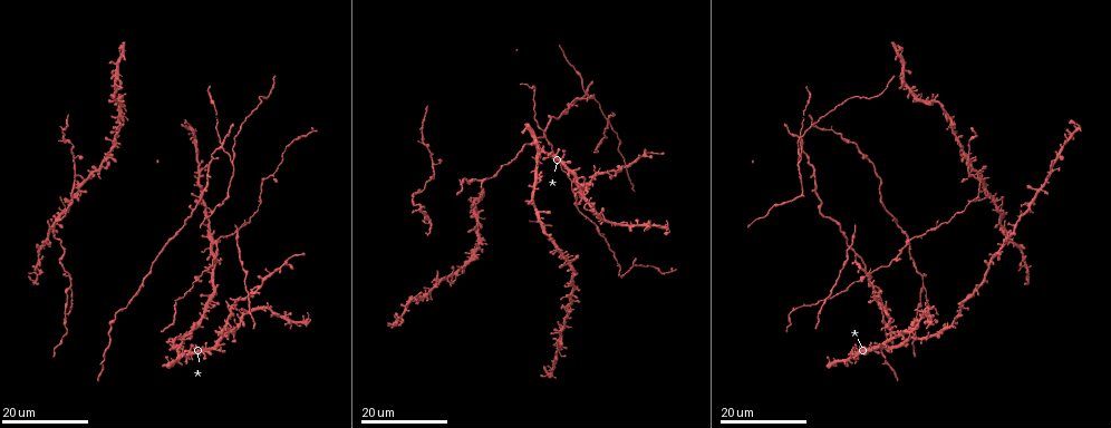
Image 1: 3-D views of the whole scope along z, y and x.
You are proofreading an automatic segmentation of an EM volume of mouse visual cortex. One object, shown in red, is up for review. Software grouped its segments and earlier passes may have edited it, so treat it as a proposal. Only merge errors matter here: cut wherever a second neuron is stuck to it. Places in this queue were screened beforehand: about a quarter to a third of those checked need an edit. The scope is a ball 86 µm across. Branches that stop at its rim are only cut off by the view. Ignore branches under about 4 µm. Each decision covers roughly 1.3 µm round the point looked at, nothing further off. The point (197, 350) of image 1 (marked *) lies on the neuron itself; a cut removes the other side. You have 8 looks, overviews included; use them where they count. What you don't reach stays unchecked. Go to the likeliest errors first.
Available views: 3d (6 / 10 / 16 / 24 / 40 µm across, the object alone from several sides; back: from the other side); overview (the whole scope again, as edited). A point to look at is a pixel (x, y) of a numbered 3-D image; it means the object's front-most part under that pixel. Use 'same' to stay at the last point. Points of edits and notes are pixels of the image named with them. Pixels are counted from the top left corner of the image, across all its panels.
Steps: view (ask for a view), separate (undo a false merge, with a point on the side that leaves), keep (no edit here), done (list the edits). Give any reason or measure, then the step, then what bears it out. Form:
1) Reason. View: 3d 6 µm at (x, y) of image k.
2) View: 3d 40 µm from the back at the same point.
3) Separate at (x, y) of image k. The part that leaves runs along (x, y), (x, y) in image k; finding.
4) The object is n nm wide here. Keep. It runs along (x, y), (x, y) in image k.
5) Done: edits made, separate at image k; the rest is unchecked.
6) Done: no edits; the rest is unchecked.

Two arms at a narrow angle. View: 3d 24 µm at (580, 97) of image 1.

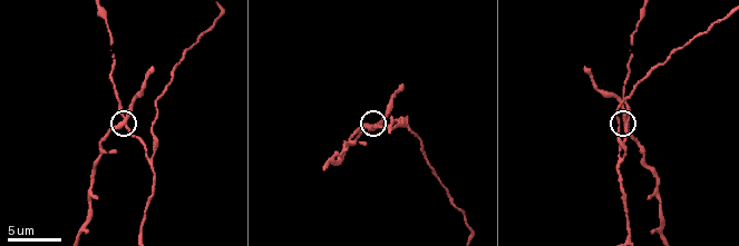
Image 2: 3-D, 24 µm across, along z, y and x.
View: 3d 10 µm at (128, 125) of image 2.

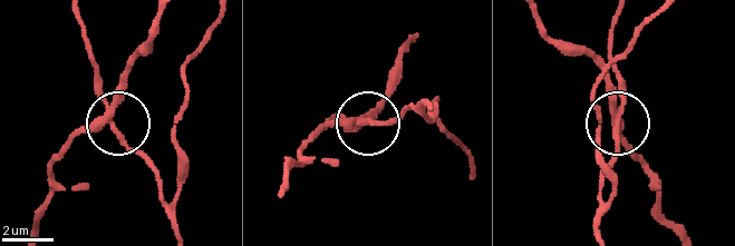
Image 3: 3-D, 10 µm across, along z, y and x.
The side arm is 18 µm long. Separate at (95, 80) of image 3. The part that leaves runs along (109, 112), (81, 19) in image 3; two neurons meet here.

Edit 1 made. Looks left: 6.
Small branch off a trunk. View: 3d 16 µm at (72, 287) of image 1.

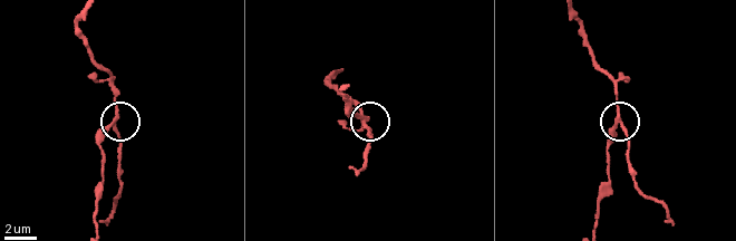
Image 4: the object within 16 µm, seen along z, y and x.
View: 3d 10 µm at (113, 121) of image 4.

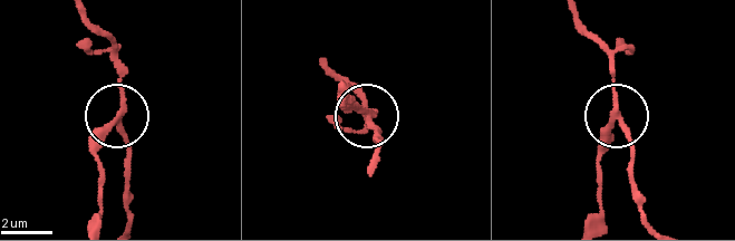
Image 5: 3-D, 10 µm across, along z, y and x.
Other side. View: 3d 10 µm from the back at (118, 121) of image 5.

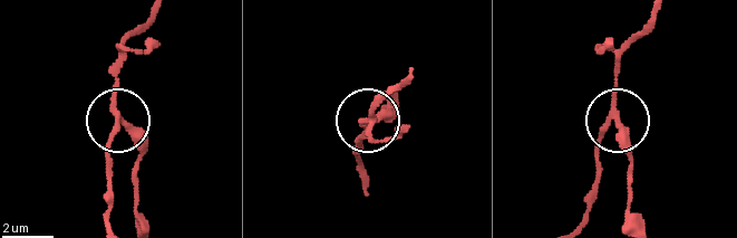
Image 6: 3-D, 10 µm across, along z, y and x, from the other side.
The side arm is 8 µm long; 3 arms meet here. Separate at (106, 143) of image 6. Two neurons meet here.

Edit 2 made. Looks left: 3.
Three-way junction. View: 3d 24 µm at (262, 277) of image 1.

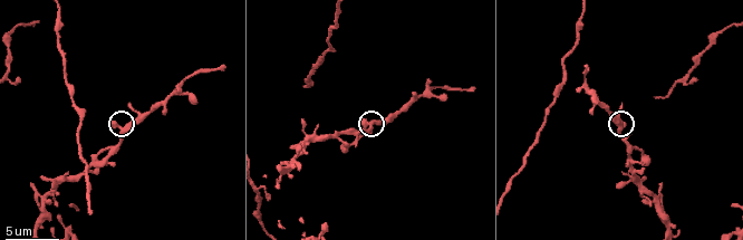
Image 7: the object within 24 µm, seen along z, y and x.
View: 3d 6 µm at (618, 128) of image 7.

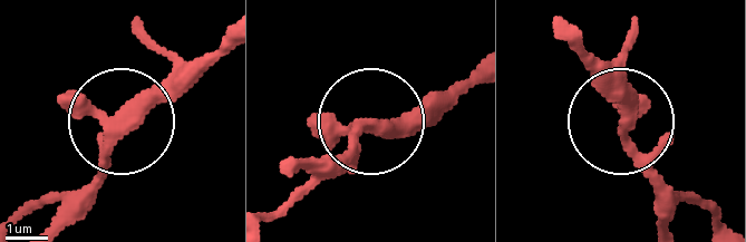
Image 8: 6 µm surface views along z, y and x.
3 arms meet here. Keep. Continuous, no second neuron.

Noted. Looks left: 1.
Done: edits made, separate at image 3, separate at image 6; the rest is unchecked.

